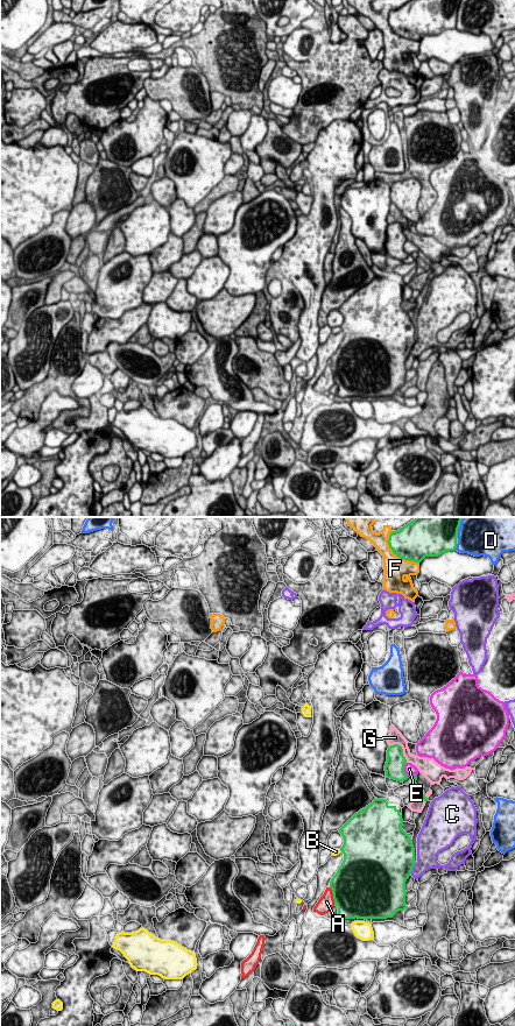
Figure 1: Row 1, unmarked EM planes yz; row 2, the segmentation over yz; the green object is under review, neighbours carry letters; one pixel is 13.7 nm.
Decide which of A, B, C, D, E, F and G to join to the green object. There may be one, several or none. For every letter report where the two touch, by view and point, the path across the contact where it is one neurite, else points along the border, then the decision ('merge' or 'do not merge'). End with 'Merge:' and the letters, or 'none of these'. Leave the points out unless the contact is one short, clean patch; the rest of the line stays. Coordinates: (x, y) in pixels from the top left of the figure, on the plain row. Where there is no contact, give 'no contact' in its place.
A: yz (333, 374) | do not merge
B: yz (340, 328) | do not merge
C: yz (411, 347) | do not merge
D: yz (456, 25) | do not merge
E: yz (403, 248) | do not merge
F: yz (395, 32) | do not merge
G: yz (402, 227) | do not merge
Merge: none of these

